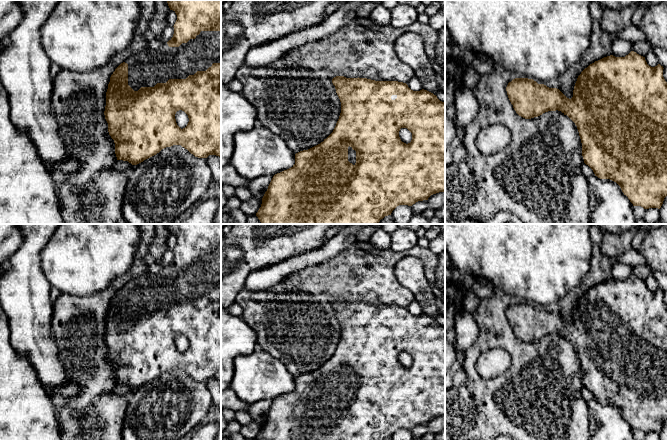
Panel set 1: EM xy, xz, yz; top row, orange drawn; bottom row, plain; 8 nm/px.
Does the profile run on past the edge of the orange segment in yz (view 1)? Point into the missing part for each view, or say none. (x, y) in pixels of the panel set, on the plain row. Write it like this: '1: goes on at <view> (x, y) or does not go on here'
1: does not go on here

